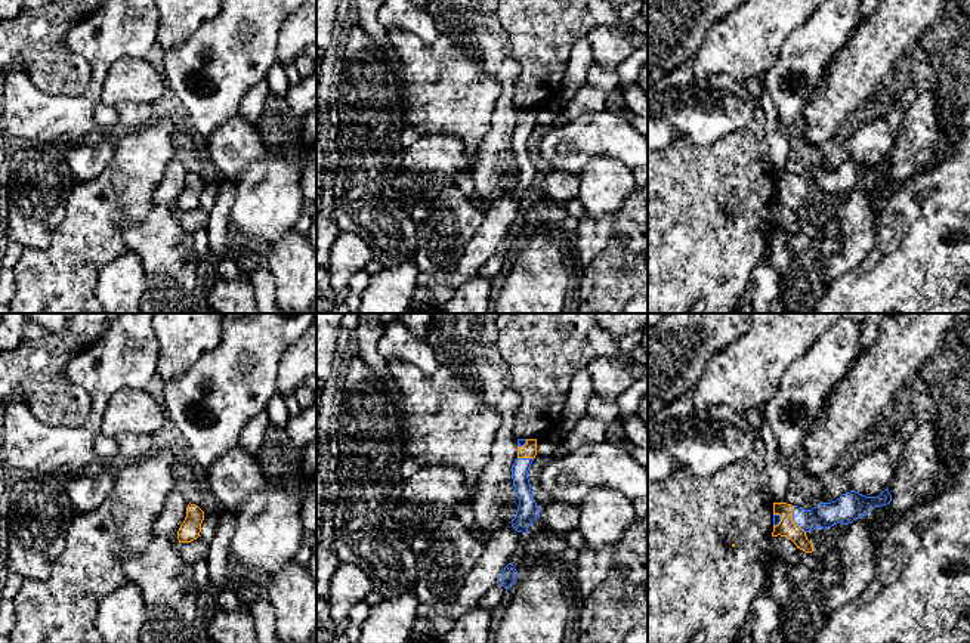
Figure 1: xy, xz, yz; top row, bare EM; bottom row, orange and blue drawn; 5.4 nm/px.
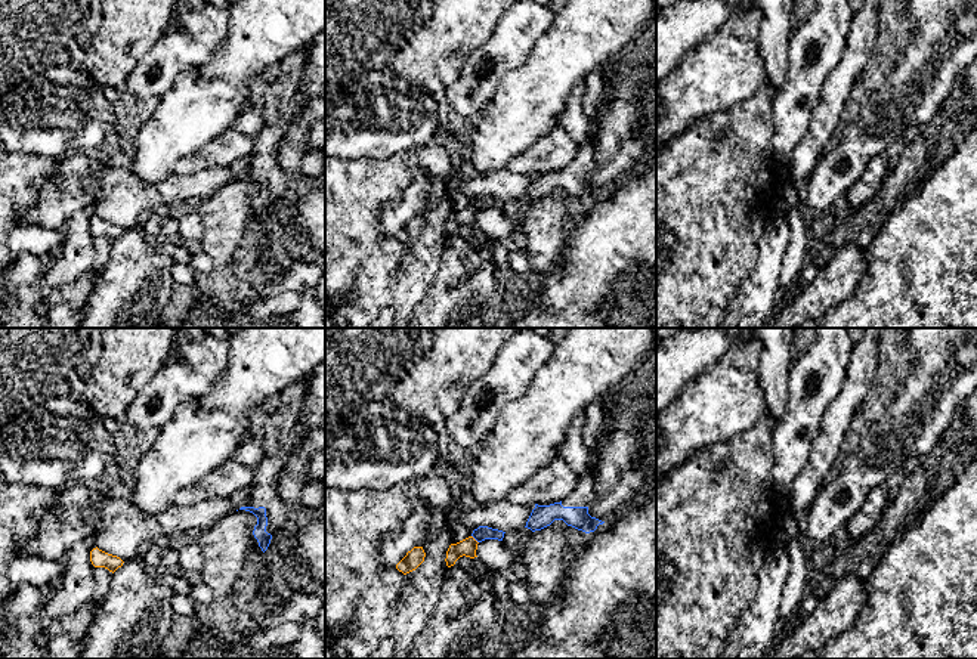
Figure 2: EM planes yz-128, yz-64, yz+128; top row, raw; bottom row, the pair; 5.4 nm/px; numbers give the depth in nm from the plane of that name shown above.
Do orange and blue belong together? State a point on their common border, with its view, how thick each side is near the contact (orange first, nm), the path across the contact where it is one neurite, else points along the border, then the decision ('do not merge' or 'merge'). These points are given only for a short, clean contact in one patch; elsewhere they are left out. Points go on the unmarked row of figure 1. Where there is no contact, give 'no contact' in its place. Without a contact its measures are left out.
contact yz (791, 188); calibres 100 and 140 nm; way yz (787, 195), (791, 188), (814, 188), (825, 184); merge

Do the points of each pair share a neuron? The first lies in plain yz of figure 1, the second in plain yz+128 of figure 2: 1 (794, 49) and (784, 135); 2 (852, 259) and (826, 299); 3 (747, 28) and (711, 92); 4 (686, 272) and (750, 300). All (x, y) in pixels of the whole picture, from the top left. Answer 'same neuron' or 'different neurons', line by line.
1: same neuron
2: same neuron
3: same neuron
4: different neurons

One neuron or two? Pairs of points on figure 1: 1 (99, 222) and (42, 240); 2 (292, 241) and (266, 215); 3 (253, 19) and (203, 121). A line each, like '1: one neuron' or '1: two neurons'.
1: two neurons
2: two neurons
3: one neuron

